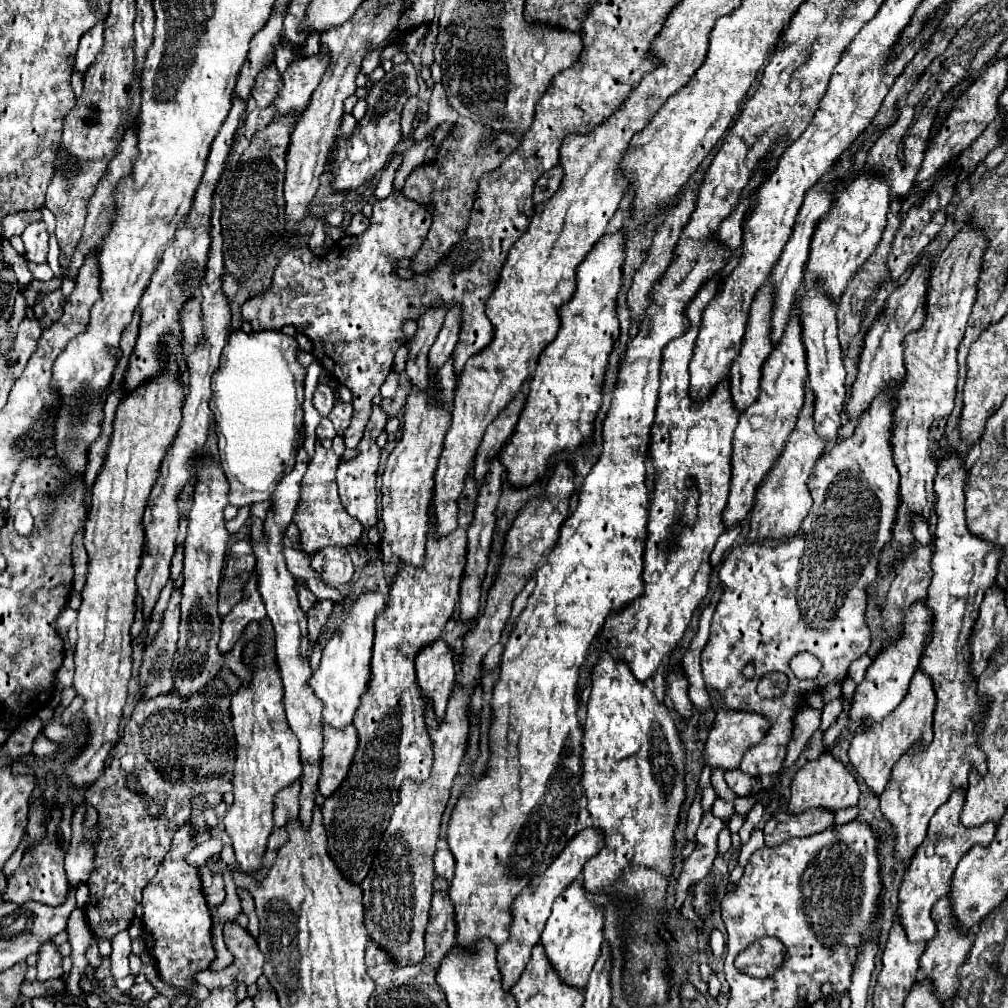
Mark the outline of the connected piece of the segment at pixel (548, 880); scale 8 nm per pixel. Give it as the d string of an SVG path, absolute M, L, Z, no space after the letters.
M586 828L582 832L578 832L568 844L566 850L562 850L562 854L552 862L552 866L540 874L538 878L534 878L530 882L530 886L526 886L526 890L522 890L522 894L518 894L518 898L514 898L514 906L512 906L512 928L510 928L510 938L506 944L498 946L498 966L500 966L500 974L502 974L502 988L508 992L514 982L520 978L526 962L530 960L530 952L534 948L534 944L540 940L540 934L544 930L546 918L550 916L552 904L554 900L576 880L582 876L582 868L584 864L594 858L594 854L598 854L598 850L602 848L602 834L598 834L596 828Z

